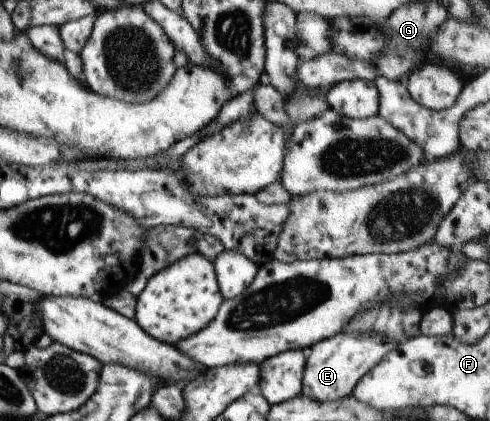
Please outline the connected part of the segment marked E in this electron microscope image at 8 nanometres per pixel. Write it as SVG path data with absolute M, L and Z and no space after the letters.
M349 329L311 346L307 351L306 370L302 381L302 396L316 402L336 402L353 394L354 387L368 370L394 352L398 342L390 336L368 332L360 334Z

